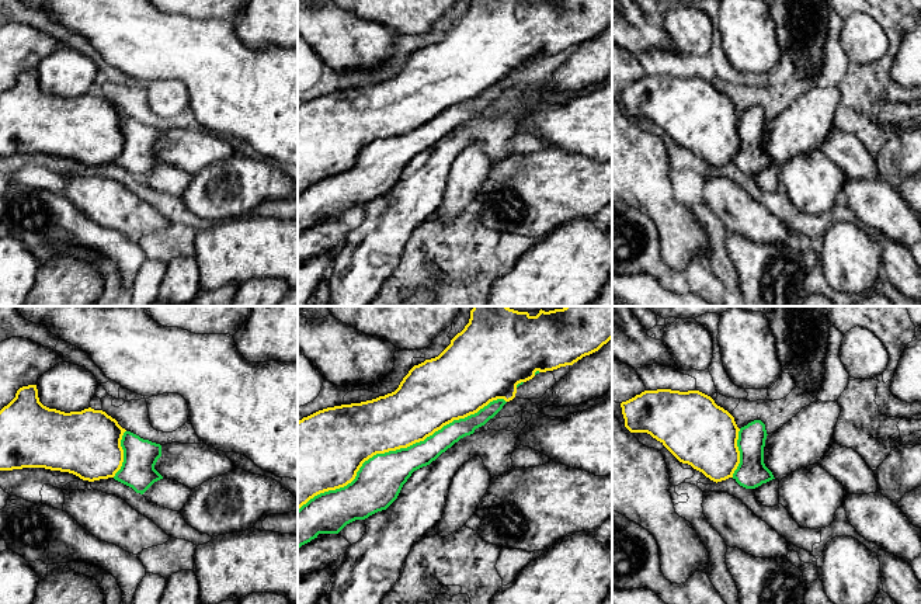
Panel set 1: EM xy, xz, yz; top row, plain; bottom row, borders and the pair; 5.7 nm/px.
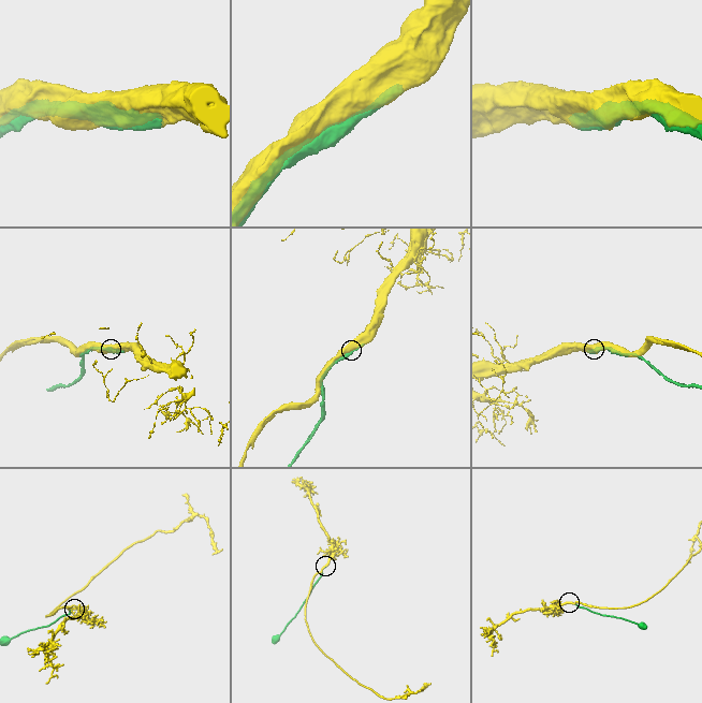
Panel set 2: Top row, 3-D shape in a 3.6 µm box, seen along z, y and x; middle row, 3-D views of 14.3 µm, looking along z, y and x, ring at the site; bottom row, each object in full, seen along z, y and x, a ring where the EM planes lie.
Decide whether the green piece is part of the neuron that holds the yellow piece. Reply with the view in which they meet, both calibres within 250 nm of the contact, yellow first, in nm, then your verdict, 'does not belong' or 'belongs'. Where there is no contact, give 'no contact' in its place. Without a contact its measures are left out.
xz | 320/260 nm | belongs

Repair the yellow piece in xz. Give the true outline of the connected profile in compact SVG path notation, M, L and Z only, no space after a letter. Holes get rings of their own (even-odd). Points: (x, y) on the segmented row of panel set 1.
M473 306L469 323L458 333L451 344L435 358L425 360L414 365L403 378L399 388L385 396L372 400L341 405L319 410L298 421L298 549L317 538L319 534L338 534L347 524L355 520L365 520L369 516L386 510L399 496L403 485L411 473L423 466L430 465L442 452L451 448L460 438L470 435L476 428L484 426L493 419L503 406L512 400L517 388L532 379L539 372L553 371L560 367L573 365L585 355L598 351L612 339L612 306L564 306L555 310L539 310L536 316L528 312L518 312L508 306Z

